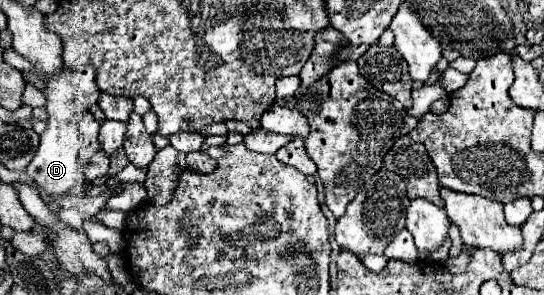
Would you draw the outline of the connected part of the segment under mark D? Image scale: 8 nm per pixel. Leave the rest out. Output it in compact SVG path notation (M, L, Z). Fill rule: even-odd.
M91 65L81 67L81 71L71 71L69 67L65 67L61 75L49 77L47 89L43 93L47 97L45 111L49 115L49 121L47 121L45 133L41 135L37 153L27 167L27 173L33 177L39 189L45 191L49 197L67 195L83 181L81 165L77 159L77 153L81 149L81 141L77 133L79 133L79 115L87 111L99 99L99 87L95 83L95 69Z

